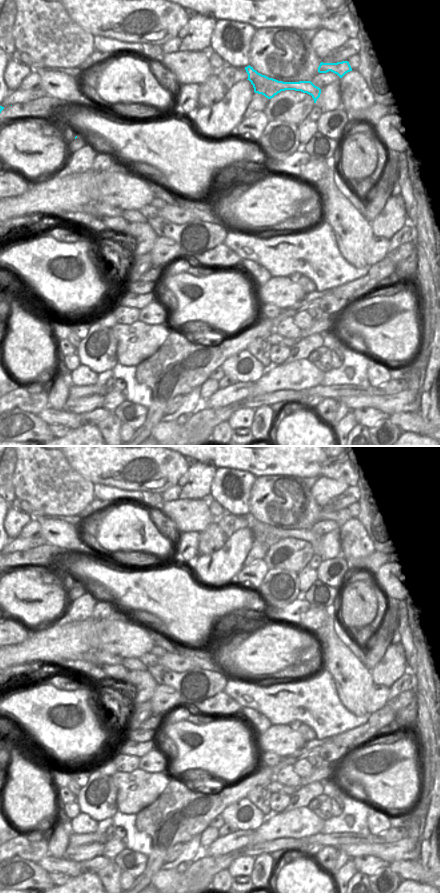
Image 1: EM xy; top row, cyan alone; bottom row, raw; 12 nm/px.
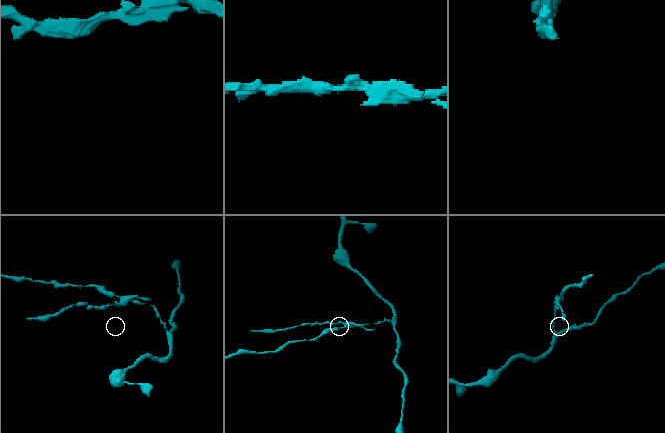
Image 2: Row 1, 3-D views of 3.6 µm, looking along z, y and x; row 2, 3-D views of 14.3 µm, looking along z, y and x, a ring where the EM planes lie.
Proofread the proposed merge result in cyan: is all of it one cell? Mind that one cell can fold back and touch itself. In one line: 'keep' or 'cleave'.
cleave

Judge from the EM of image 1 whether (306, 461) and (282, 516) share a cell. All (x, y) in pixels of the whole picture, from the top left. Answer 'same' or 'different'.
different

